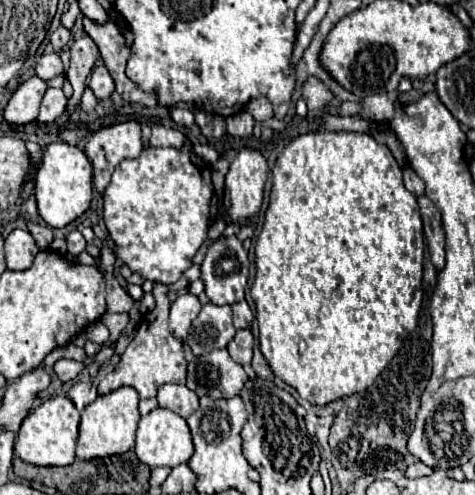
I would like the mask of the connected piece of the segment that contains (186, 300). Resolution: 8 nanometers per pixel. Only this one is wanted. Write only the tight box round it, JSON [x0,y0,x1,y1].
[169,294,201,340]

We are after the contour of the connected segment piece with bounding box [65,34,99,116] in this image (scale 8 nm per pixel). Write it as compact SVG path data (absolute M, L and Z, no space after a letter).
M89 34L77 38L71 44L71 66L67 70L67 78L73 86L73 96L69 98L69 106L65 110L67 116L79 108L81 94L85 90L85 80L91 74L97 60L99 60L99 48L93 42L93 38L89 38Z

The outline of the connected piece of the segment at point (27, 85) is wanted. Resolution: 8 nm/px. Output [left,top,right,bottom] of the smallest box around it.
[3,76,47,124]

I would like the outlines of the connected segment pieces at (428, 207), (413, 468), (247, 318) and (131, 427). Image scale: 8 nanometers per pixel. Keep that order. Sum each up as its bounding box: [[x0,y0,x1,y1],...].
[[417,196,445,270],[405,462,433,478],[231,300,253,328],[77,386,139,460]]

